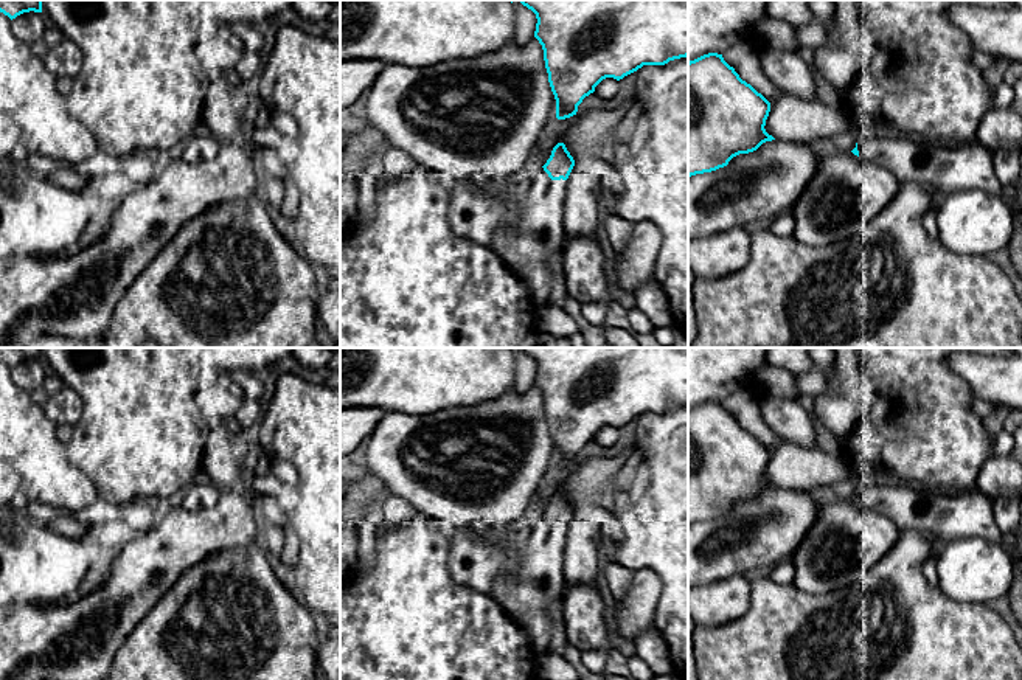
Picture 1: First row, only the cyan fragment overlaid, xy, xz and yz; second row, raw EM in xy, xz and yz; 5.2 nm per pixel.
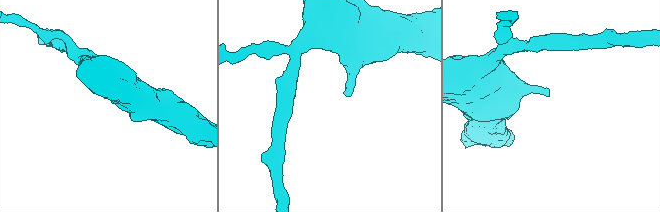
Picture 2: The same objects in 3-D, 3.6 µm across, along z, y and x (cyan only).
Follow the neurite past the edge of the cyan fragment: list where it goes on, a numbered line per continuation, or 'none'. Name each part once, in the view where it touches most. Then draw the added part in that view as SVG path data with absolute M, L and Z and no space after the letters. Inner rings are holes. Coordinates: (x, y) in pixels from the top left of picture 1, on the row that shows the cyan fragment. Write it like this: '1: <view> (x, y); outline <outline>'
1: xz (531, 247); outline M533 168L513 225L492 234L491 250L523 283L537 307L550 303L554 275L561 272L564 199L565 180L551 180L544 168Z

